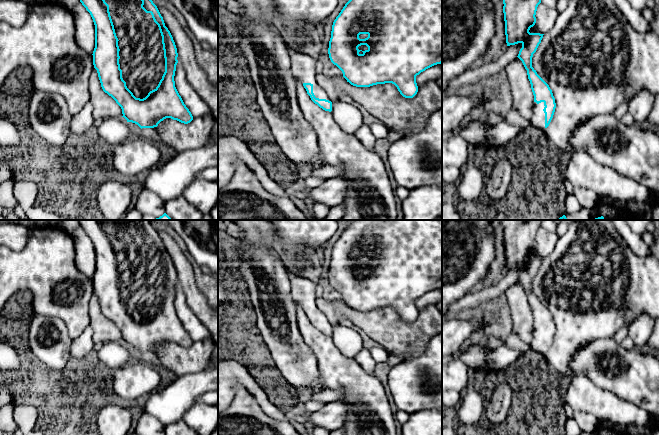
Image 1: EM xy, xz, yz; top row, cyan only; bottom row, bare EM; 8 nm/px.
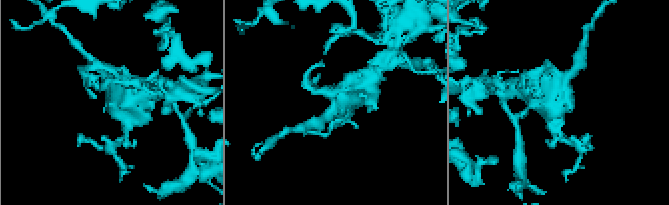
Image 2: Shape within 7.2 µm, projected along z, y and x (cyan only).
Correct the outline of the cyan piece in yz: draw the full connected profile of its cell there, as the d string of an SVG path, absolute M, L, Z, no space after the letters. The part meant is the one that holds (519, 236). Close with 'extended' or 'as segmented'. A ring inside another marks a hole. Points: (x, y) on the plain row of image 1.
M502 220L507 270L522 268L518 282L527 294L534 319L531 349L545 354L554 339L556 327L549 309L532 291L532 281L544 258L530 257L536 247L536 235L542 220Z; extended

